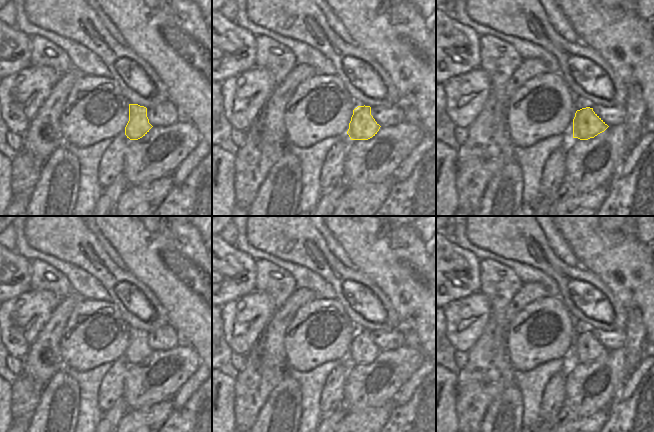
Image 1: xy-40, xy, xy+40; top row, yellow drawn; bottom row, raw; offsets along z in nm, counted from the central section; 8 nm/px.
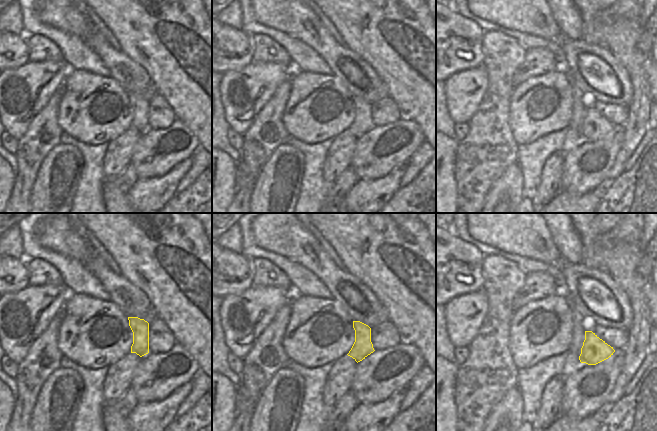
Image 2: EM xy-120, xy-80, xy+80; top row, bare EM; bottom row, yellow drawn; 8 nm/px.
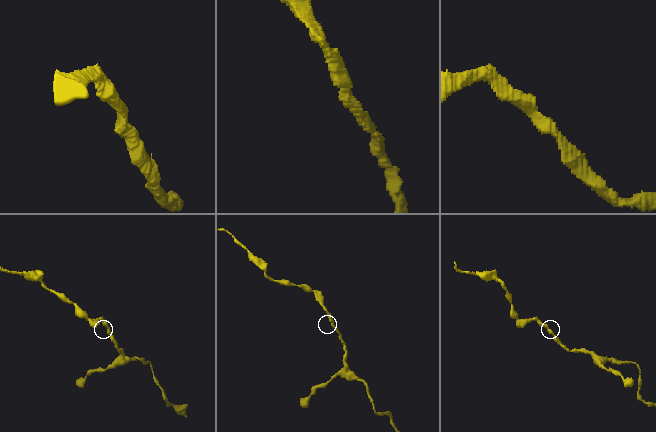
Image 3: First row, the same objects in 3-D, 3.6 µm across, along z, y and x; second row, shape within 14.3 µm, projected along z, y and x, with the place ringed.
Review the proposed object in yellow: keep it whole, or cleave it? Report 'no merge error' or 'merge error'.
no merge error

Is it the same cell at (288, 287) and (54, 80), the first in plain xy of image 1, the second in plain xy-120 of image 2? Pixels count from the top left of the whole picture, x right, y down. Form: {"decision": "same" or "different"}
{"decision": "different"}

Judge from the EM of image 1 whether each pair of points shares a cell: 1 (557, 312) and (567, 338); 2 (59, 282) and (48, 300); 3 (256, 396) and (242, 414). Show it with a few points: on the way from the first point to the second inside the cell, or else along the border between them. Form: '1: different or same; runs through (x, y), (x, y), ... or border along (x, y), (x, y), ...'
1: same; runs through (560, 318), (563, 332)
2: different; border along (30, 288), (47, 289), (60, 300)
3: same; runs through (255, 401), (247, 409)

